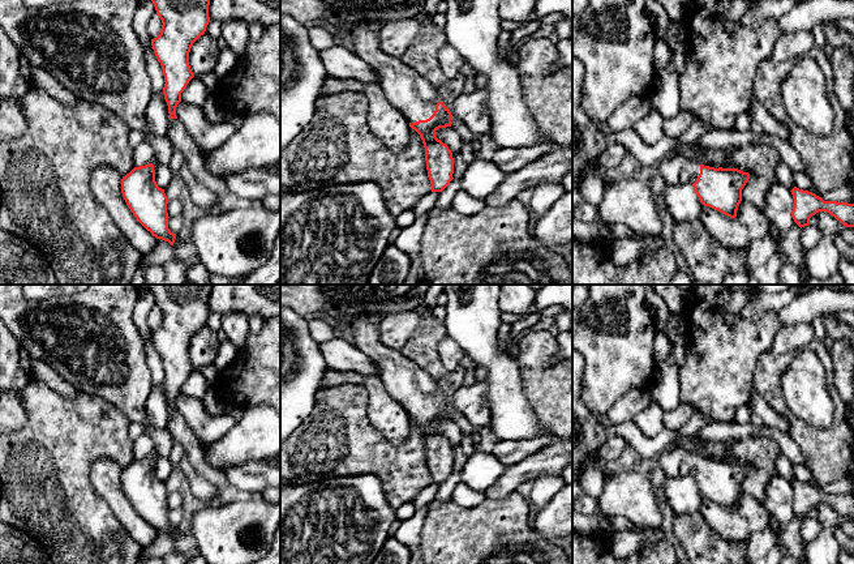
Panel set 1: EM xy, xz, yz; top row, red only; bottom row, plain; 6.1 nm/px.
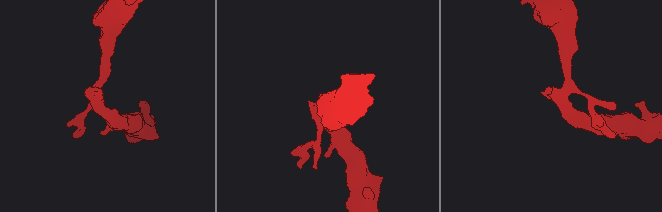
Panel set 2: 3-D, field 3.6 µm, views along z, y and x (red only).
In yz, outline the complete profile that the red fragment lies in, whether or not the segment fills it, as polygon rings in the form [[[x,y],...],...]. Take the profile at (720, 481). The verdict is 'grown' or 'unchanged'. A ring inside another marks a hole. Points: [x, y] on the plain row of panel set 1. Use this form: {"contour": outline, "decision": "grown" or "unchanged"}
{"contour": [[[681,446],[665,450],[658,456],[658,461],[668,478],[688,475],[704,499],[730,510],[737,509],[742,482],[750,471],[748,465],[738,461],[704,458]]], "decision": "grown"}

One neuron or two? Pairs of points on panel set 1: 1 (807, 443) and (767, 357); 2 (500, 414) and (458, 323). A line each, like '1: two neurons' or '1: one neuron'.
1: one neuron
2: one neuron

